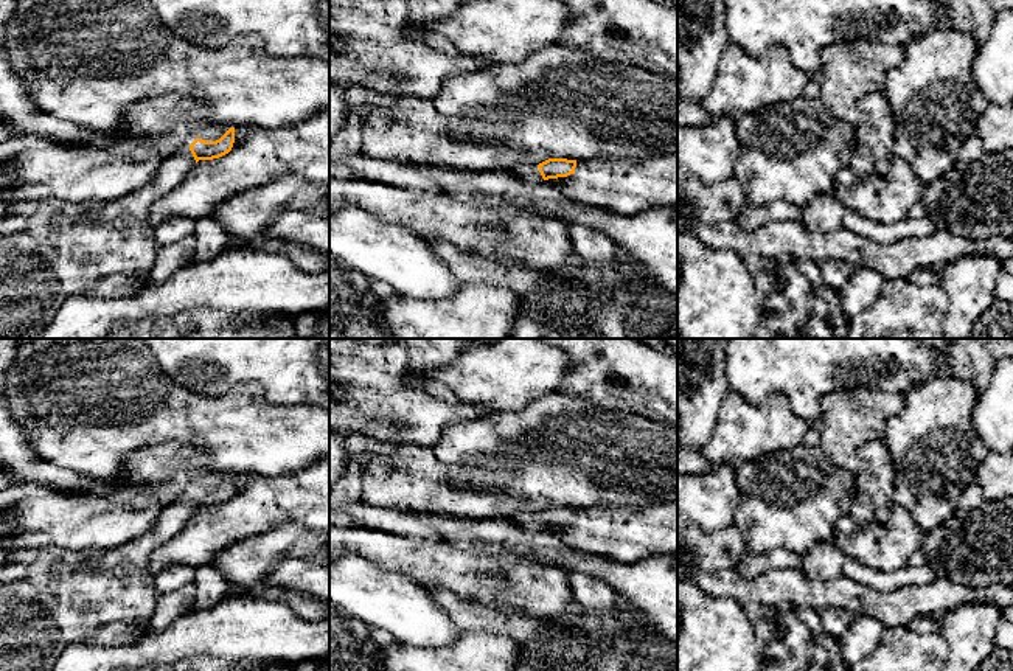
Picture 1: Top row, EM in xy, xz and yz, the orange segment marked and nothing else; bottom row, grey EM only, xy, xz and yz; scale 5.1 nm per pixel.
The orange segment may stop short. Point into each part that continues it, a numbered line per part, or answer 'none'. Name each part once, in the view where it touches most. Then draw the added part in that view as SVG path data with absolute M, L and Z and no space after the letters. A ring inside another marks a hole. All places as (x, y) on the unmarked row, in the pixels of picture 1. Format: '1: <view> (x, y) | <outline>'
1: xz (527, 521) | M520 511L510 517L519 528L536 533L544 530L538 513Z

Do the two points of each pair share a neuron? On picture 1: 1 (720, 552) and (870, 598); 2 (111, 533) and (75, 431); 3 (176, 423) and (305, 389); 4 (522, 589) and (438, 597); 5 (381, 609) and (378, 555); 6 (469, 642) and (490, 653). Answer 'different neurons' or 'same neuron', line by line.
1: different neurons
2: different neurons
3: different neurons
4: different neurons
5: different neurons
6: same neuron

